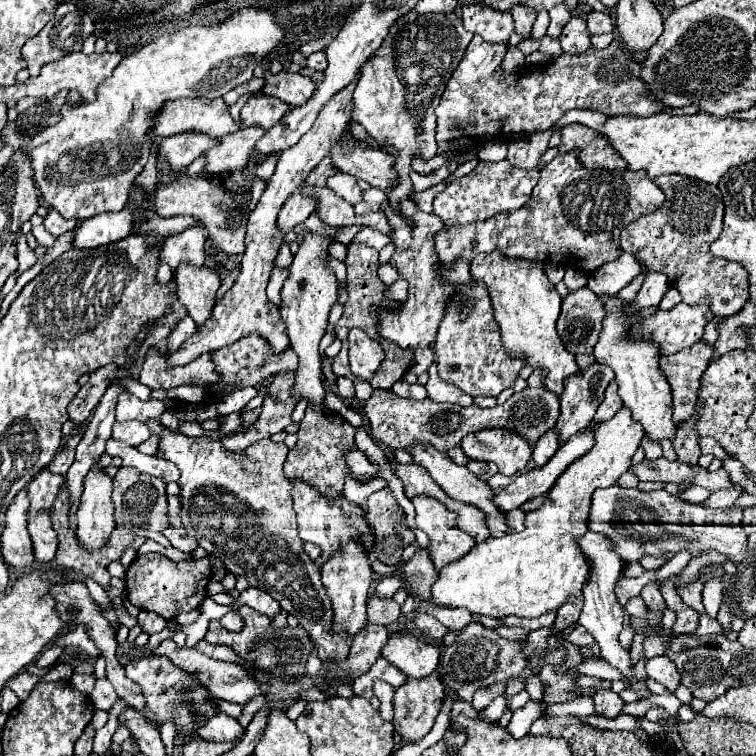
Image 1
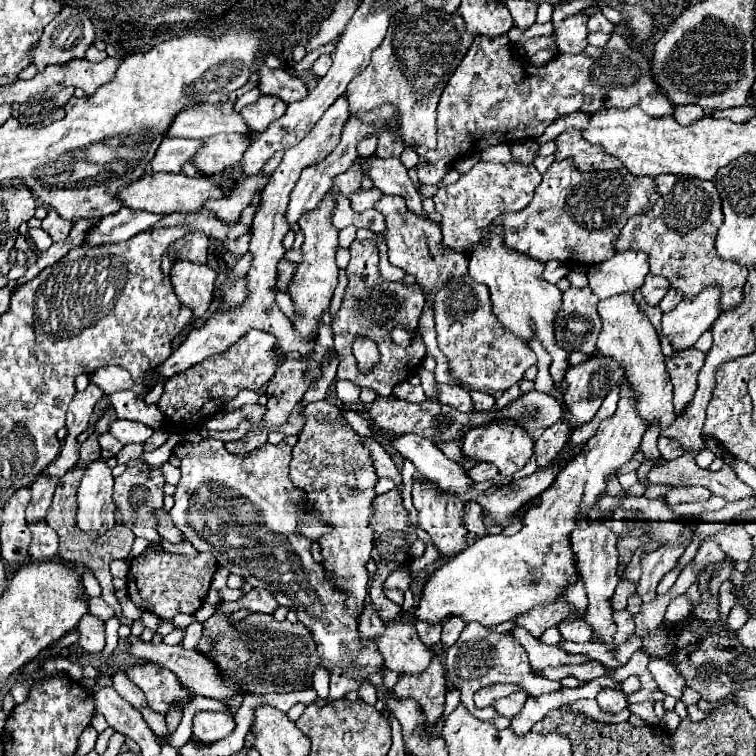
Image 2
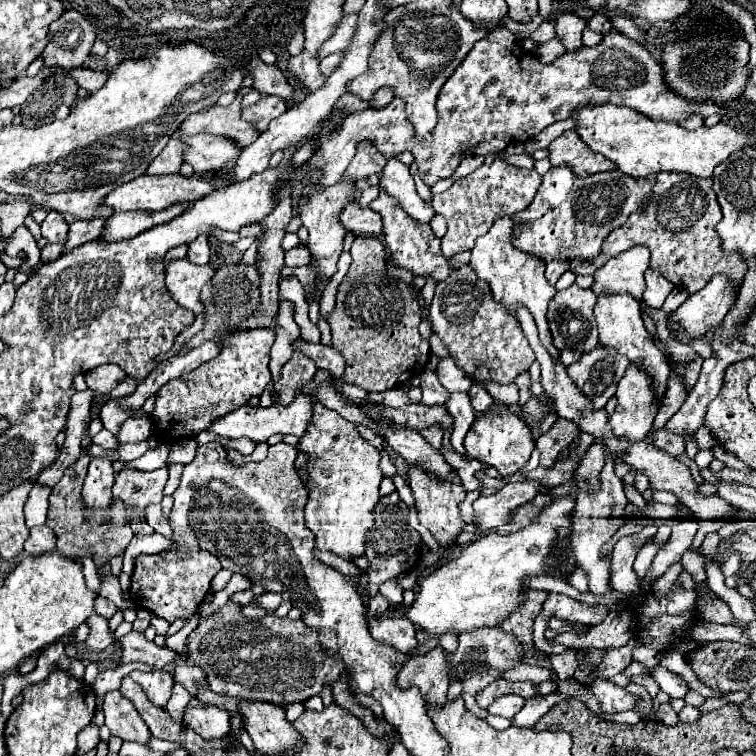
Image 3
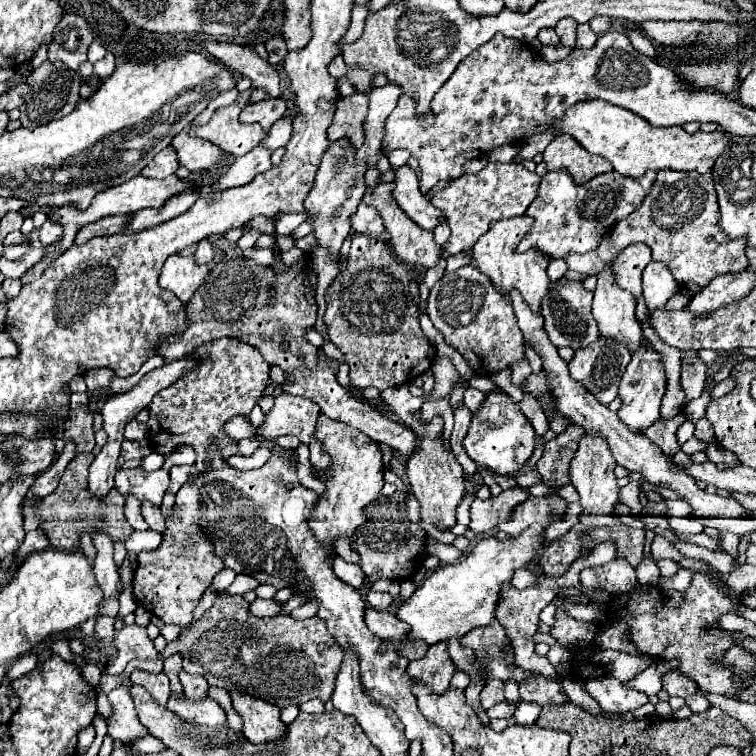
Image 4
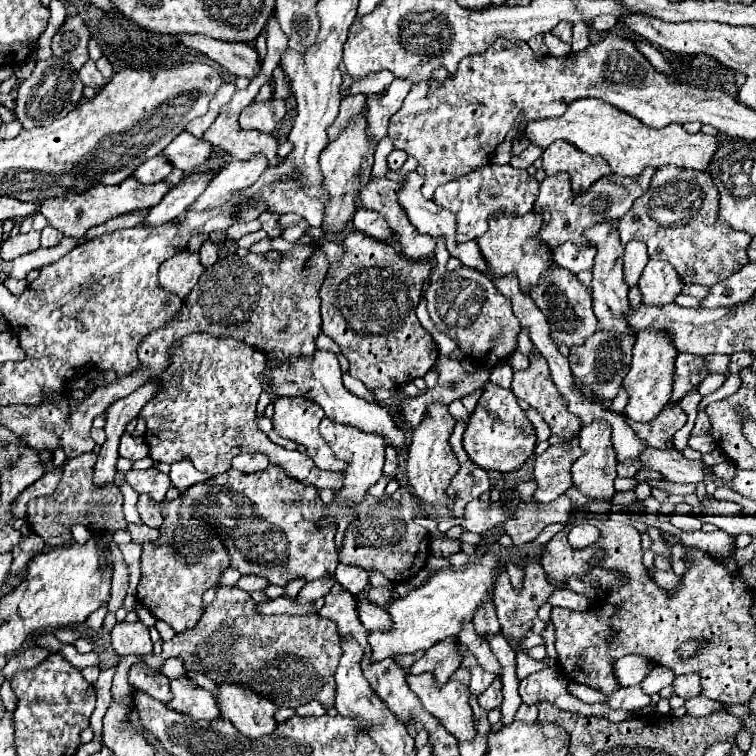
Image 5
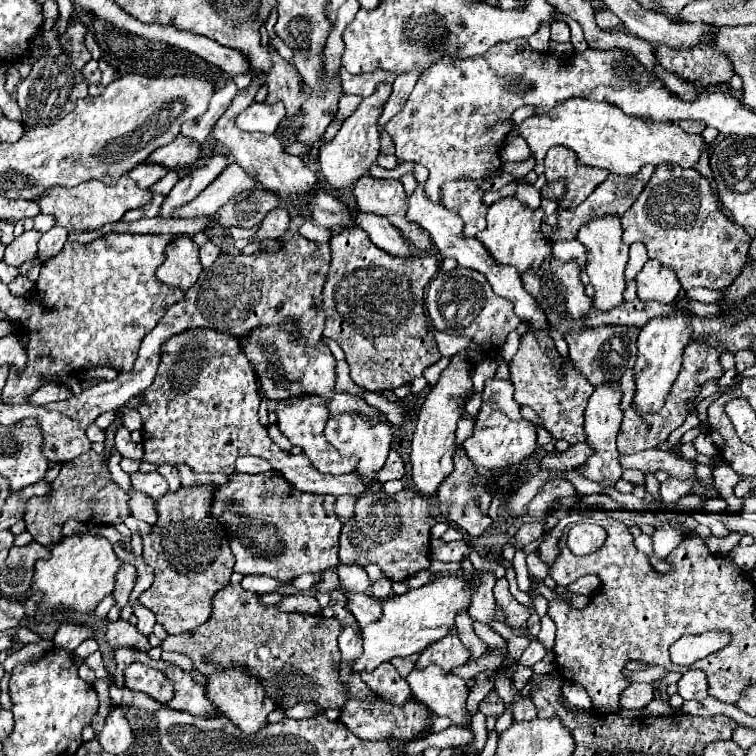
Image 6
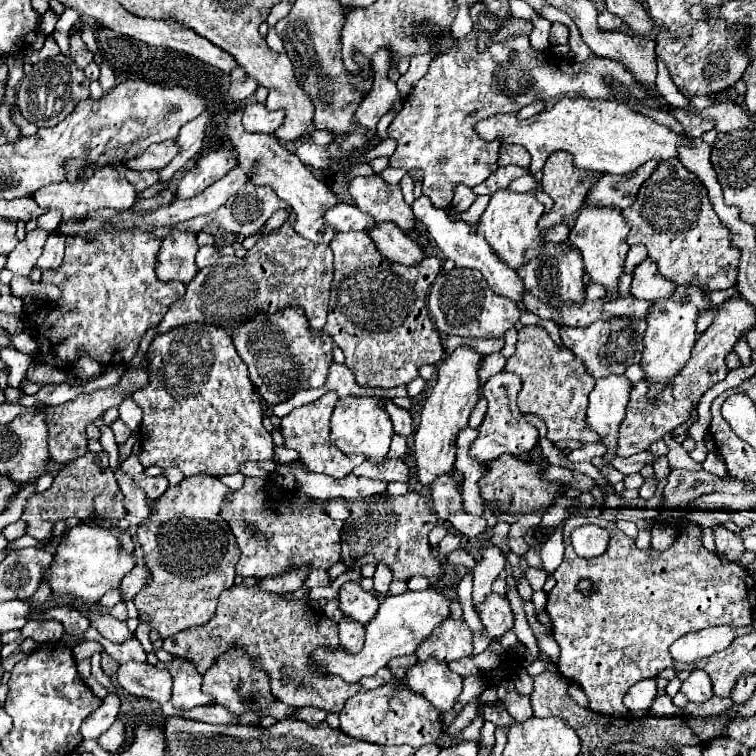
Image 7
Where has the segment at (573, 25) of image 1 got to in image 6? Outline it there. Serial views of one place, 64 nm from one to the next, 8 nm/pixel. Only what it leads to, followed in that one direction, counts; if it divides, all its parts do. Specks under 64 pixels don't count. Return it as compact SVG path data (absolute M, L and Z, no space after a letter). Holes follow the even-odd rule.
M558 20L552 24L552 40L556 42L570 42L570 28L566 22Z

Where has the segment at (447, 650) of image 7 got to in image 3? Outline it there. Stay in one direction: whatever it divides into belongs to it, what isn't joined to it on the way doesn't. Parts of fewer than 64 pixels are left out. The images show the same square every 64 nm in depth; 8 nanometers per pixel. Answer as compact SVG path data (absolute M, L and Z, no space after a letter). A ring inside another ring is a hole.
M436 646L432 652L408 660L400 670L398 684L400 688L418 688L422 690L422 700L428 708L442 708L446 704L446 690L448 690L448 656L442 646Z

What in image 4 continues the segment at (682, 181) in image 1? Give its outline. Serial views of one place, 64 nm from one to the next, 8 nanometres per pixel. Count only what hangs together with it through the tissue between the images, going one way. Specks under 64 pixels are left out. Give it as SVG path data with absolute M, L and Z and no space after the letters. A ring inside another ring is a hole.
M660 170L642 206L634 210L628 218L620 220L608 232L608 236L604 236L596 250L588 254L568 254L564 260L568 264L568 270L594 276L600 272L600 268L604 268L606 262L622 252L622 248L634 242L644 242L652 250L652 260L666 264L680 286L690 282L706 286L718 274L744 272L748 266L744 242L730 242L718 226L718 216L718 200L710 174Z

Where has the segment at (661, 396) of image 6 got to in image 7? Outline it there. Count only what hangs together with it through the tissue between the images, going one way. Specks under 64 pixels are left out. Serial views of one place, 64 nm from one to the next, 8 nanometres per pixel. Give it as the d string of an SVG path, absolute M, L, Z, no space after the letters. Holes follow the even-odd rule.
M678 286L676 292L668 300L656 300L652 306L652 312L646 318L646 332L644 332L644 352L640 366L644 370L644 382L648 384L648 400L656 402L656 396L660 390L664 390L664 384L672 382L672 376L684 368L684 364L690 358L692 344L696 342L696 318L698 312L710 308L708 300L704 298L704 290L696 286Z

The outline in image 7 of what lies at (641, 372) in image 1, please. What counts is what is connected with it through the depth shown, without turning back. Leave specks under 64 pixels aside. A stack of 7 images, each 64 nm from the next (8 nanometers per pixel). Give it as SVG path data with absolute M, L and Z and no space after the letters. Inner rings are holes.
M584 208L576 218L572 234L568 236L570 242L580 250L580 254L584 258L584 268L590 274L592 282L604 286L604 290L606 290L604 302L620 298L618 286L620 286L620 276L624 272L624 256L630 248L626 244L628 230L630 228L624 222L620 210L616 210L616 208Z

